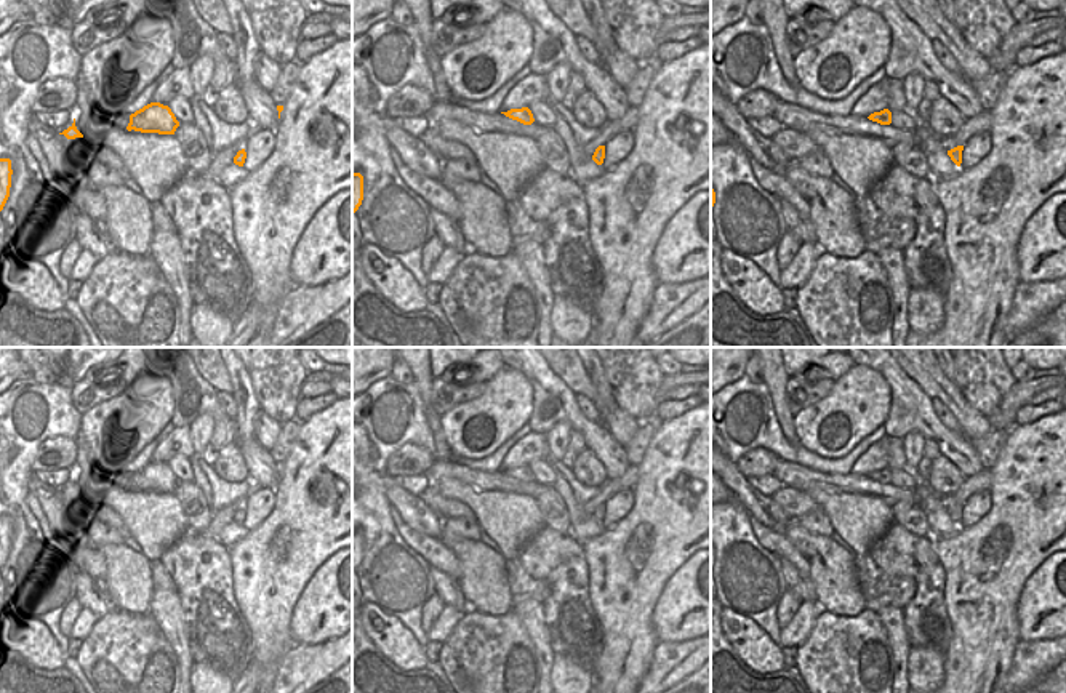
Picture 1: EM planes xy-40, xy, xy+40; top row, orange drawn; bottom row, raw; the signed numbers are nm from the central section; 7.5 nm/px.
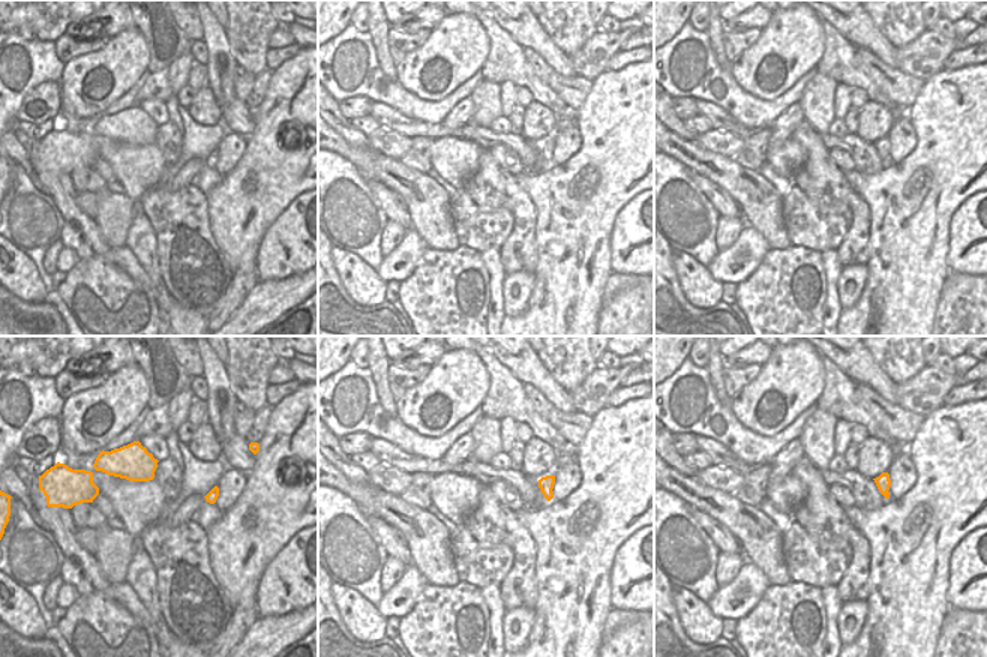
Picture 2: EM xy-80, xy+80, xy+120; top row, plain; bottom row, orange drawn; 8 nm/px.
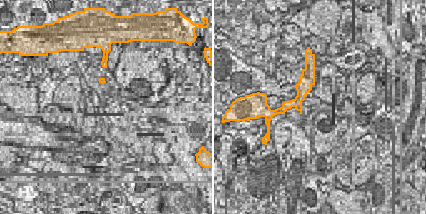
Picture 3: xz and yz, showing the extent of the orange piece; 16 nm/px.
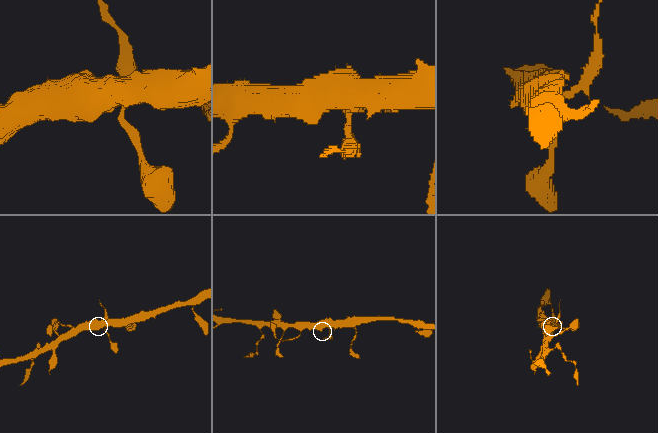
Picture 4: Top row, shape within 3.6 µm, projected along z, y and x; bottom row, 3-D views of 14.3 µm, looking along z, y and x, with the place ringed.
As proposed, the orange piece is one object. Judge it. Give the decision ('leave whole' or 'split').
split

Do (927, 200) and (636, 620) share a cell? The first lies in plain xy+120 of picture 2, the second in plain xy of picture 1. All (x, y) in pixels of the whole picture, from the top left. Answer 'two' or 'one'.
one

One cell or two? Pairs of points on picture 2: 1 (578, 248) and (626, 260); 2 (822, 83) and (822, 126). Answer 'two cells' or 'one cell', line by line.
1: two cells
2: one cell

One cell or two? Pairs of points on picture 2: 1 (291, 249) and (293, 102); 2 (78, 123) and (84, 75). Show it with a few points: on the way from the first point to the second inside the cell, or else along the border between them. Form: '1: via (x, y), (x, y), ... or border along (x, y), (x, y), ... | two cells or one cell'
1: border along (302, 192), (267, 228) | two cells
2: border along (62, 111), (71, 116), (98, 117) | two cells

